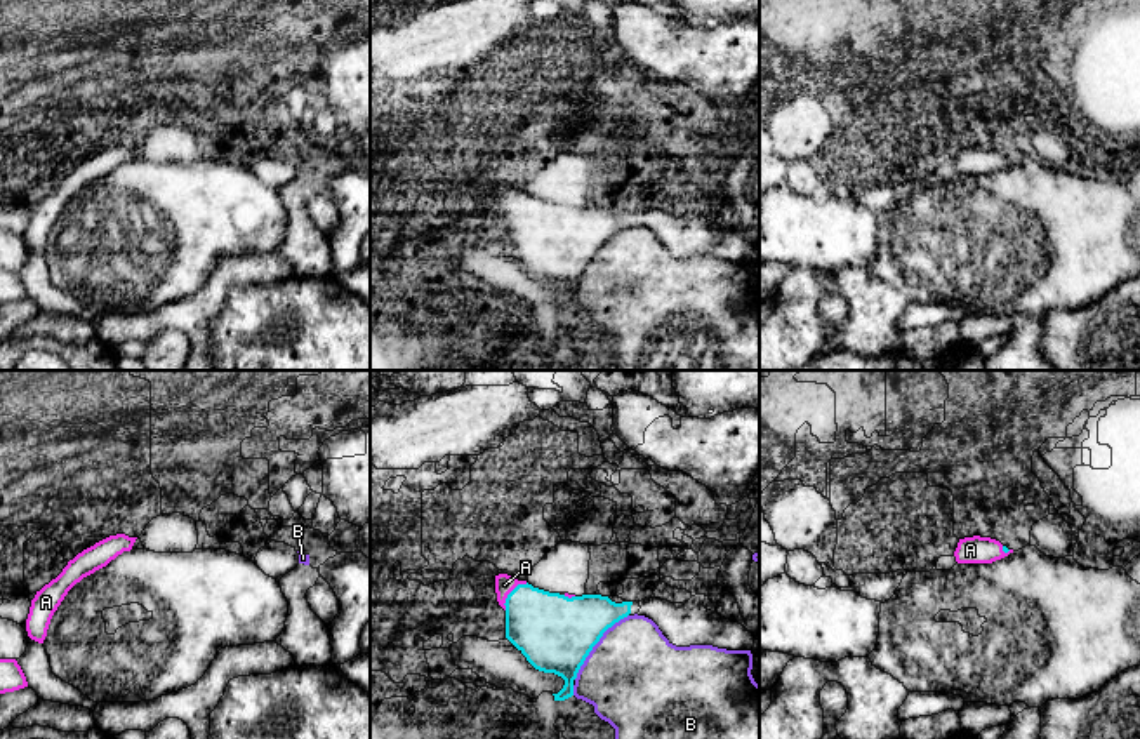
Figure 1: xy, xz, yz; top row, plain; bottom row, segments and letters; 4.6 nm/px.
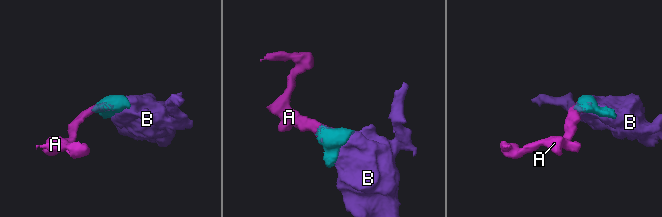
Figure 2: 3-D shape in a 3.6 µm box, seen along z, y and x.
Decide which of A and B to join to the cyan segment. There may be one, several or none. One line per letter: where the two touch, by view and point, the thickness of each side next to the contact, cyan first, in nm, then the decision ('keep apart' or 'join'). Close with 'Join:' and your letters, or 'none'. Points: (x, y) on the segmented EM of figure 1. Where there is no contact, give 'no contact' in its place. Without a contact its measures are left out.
A: meets cyan in xz at (510, 593); 340 nm thick on the cyan side, 90 nm on the other; join
B: meets cyan in xz at (596, 642); 360 nm thick on the cyan side, 460 nm on the other; keep apart
Join: A

